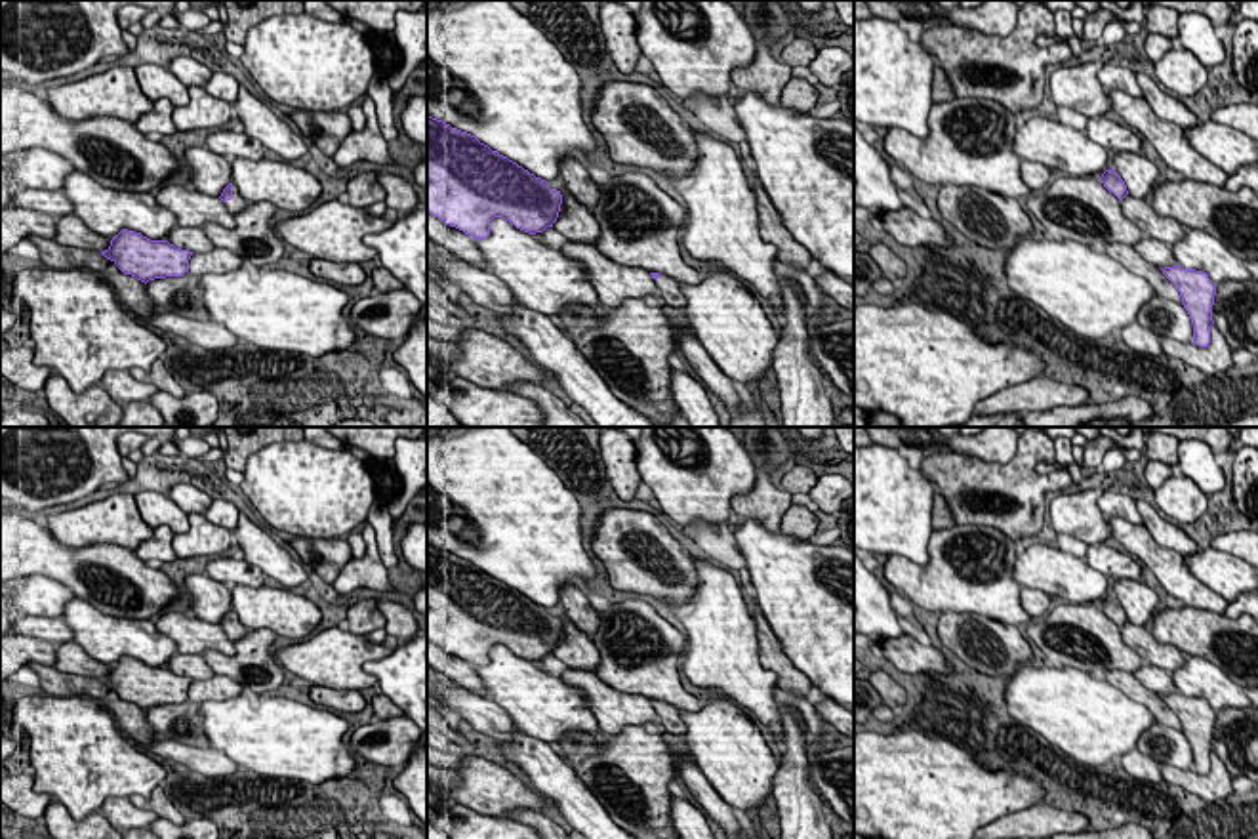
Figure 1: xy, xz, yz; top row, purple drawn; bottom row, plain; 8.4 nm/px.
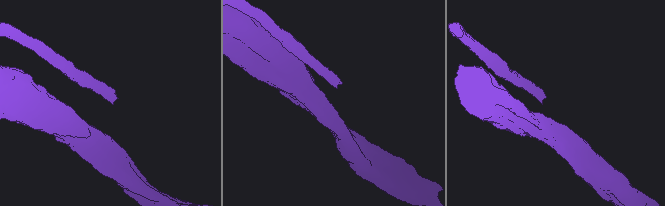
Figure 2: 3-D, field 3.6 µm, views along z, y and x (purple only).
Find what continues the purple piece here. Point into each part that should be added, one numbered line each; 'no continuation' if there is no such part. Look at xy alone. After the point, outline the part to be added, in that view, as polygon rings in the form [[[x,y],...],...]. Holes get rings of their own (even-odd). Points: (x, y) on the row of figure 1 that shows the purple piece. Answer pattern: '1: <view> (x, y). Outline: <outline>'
1: xy (237, 203). Outline: [[[233,183],[233,198],[227,200],[225,206],[231,214],[238,214],[248,206],[248,202],[240,196],[238,187],[234,183]]]

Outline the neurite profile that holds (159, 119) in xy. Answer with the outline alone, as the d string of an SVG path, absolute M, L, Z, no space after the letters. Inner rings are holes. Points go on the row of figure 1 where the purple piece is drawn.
M166 97L156 99L152 103L152 109L145 113L143 116L139 116L139 120L135 122L135 128L141 133L156 132L160 135L173 135L177 130L175 130L172 113L173 113L173 105L170 99Z

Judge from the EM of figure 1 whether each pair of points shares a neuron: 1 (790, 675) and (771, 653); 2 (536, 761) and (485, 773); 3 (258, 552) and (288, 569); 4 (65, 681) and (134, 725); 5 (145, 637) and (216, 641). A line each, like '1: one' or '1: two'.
1: one
2: two
3: one
4: one
5: two

